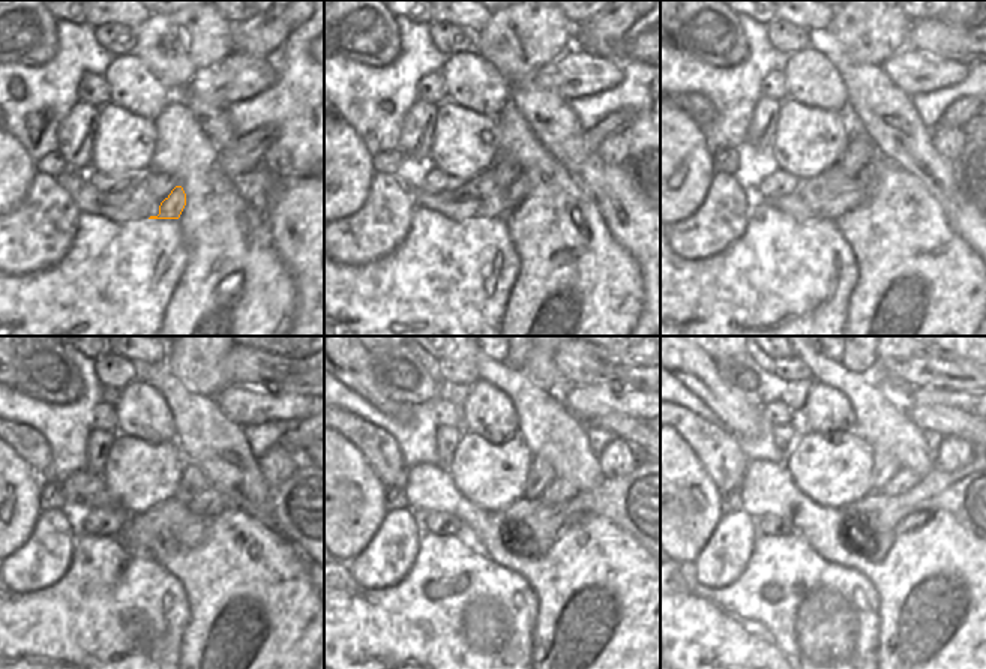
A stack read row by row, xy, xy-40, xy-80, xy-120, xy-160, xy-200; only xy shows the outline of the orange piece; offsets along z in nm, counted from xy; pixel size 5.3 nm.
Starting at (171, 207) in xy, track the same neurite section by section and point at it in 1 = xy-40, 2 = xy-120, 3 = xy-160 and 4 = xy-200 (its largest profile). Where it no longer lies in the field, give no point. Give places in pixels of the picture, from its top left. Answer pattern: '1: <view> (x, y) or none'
1: xy-40 (515, 194)
2: xy-120 (210, 503)
3: xy-160 (559, 491)
4: xy-200 (904, 480)

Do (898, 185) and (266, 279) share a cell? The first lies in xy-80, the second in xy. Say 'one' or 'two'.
one

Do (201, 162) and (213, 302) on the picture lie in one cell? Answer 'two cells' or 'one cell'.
one cell

